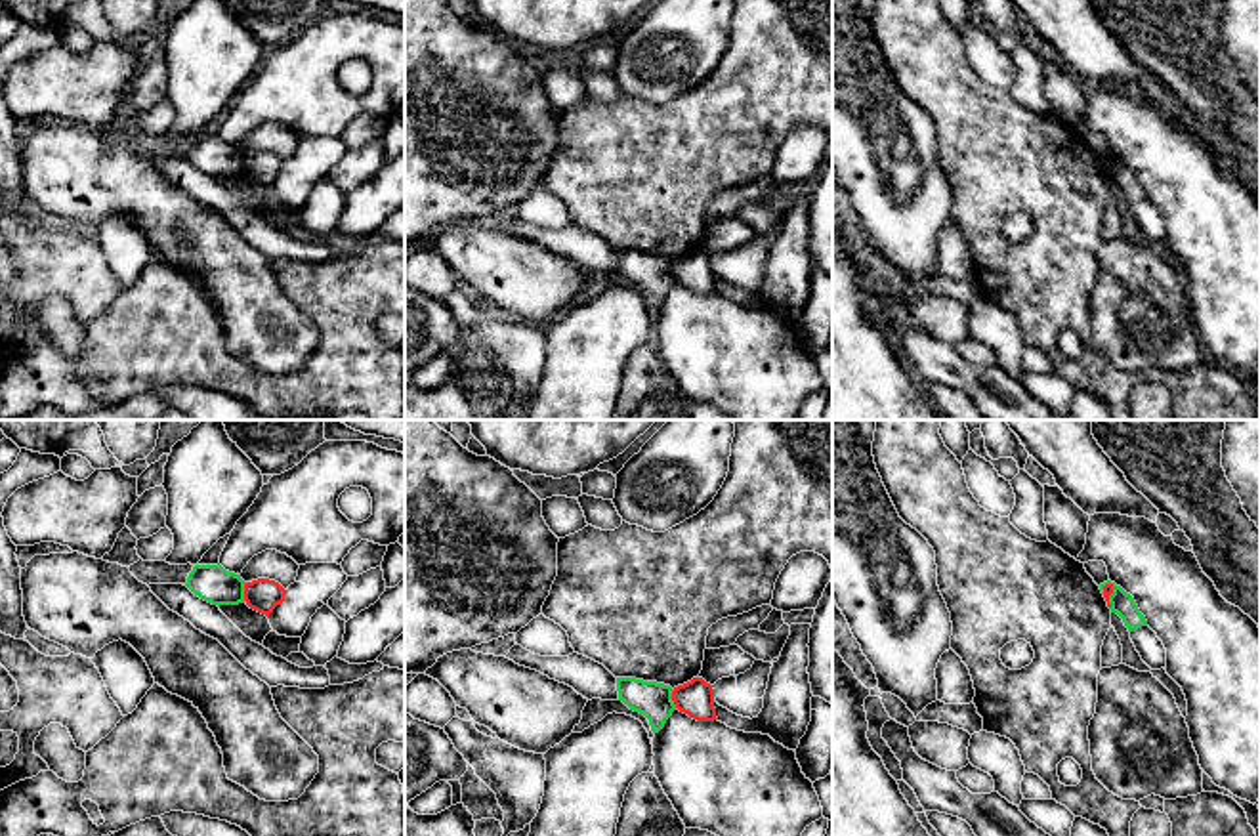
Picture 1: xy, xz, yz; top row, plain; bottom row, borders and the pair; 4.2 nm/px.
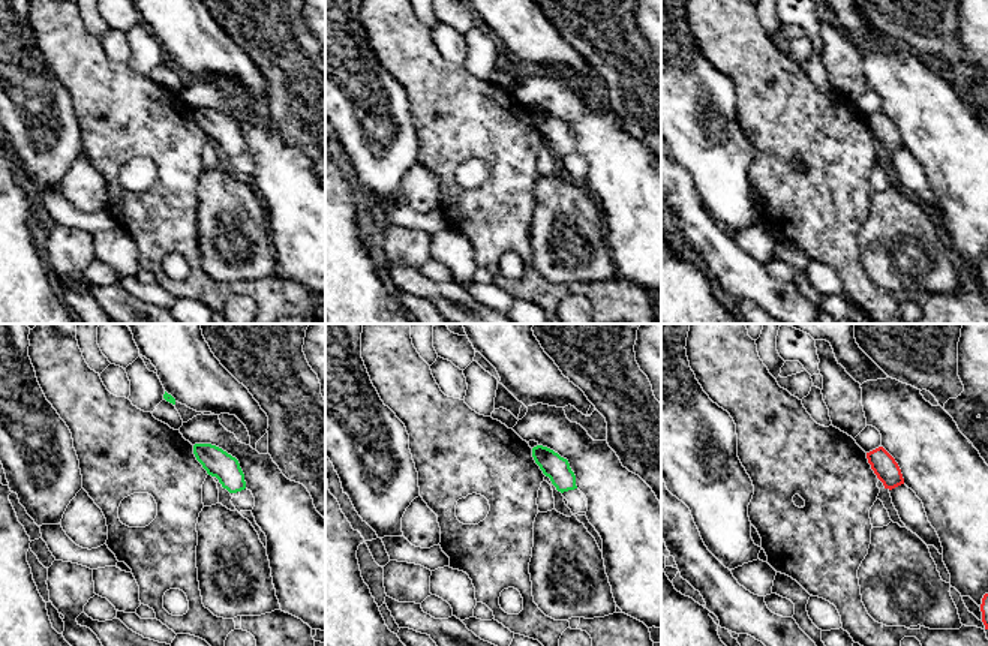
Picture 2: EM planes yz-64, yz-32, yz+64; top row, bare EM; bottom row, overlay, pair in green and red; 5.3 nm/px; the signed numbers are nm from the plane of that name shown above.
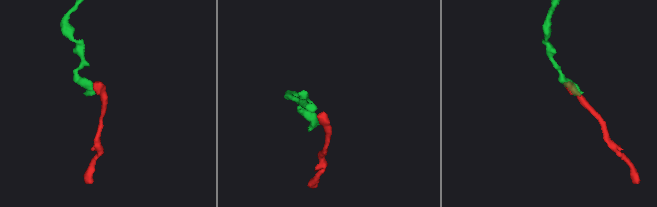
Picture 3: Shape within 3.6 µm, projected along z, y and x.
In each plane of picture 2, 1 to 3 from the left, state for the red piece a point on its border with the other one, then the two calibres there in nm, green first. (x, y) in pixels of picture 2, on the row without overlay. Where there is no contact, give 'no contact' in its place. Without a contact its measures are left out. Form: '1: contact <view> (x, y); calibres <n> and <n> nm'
1: no contact
2: no contact
3: no contact

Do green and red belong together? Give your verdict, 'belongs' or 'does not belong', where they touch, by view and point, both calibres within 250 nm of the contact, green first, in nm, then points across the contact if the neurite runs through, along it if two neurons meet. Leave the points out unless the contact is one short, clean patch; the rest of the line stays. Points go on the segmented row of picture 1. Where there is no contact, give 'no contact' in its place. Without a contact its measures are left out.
does not belong; meets green in xy at (243, 592); 160 nm thick on the green side, 140 nm on the other; border along xy (247, 583), (243, 600)

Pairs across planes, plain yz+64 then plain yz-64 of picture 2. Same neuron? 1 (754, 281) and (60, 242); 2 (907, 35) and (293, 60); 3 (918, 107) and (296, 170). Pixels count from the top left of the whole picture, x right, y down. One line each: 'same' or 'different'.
1: different
2: same
3: same

